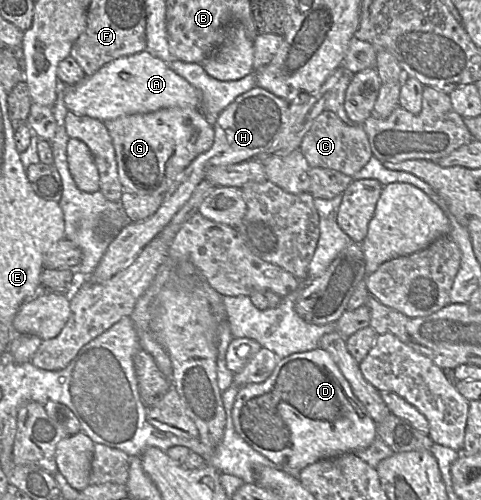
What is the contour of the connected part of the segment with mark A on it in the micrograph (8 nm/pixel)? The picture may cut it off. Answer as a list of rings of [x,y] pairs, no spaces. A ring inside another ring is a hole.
[[[142,51],[119,57],[100,68],[81,82],[66,87],[64,102],[67,109],[77,115],[85,115],[103,122],[116,118],[155,112],[163,108],[198,108],[201,94],[183,77],[174,72],[170,65]]]

